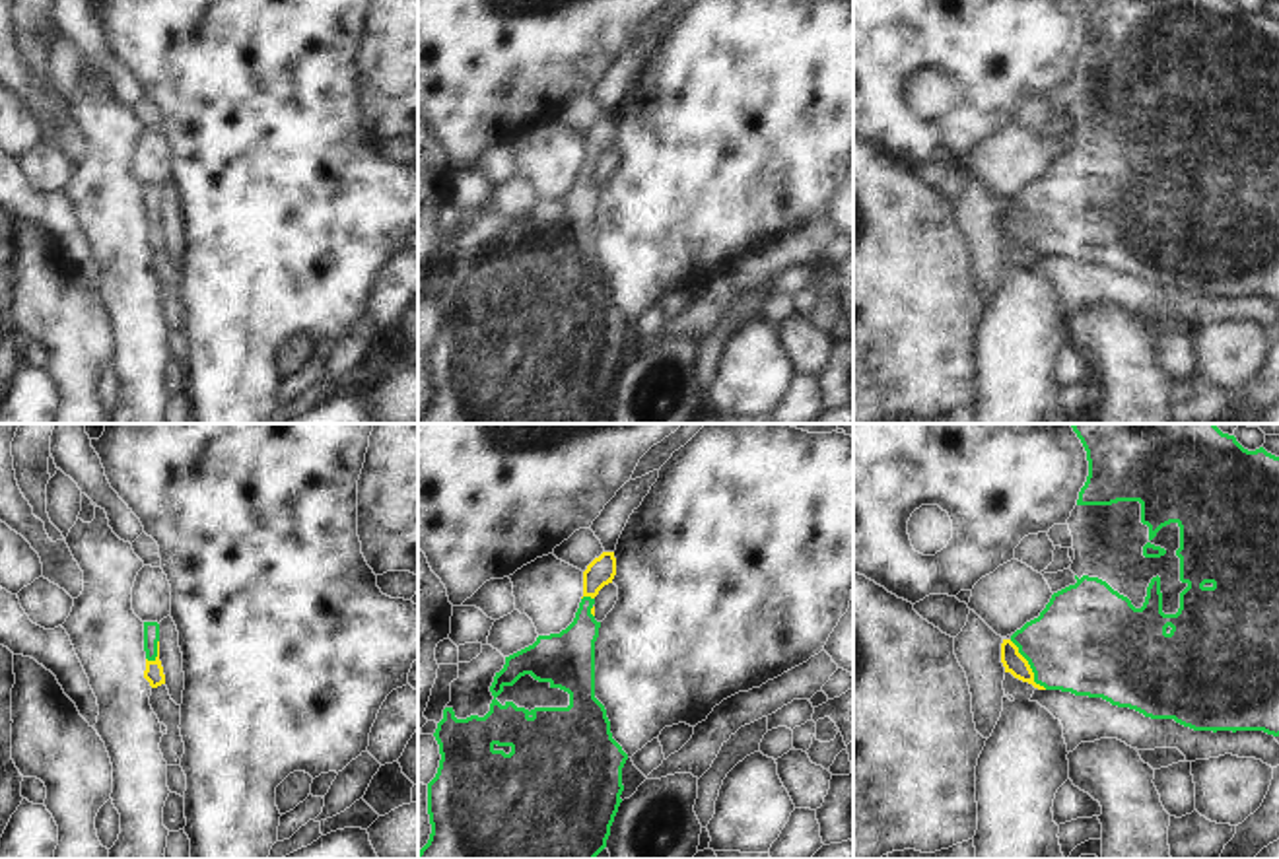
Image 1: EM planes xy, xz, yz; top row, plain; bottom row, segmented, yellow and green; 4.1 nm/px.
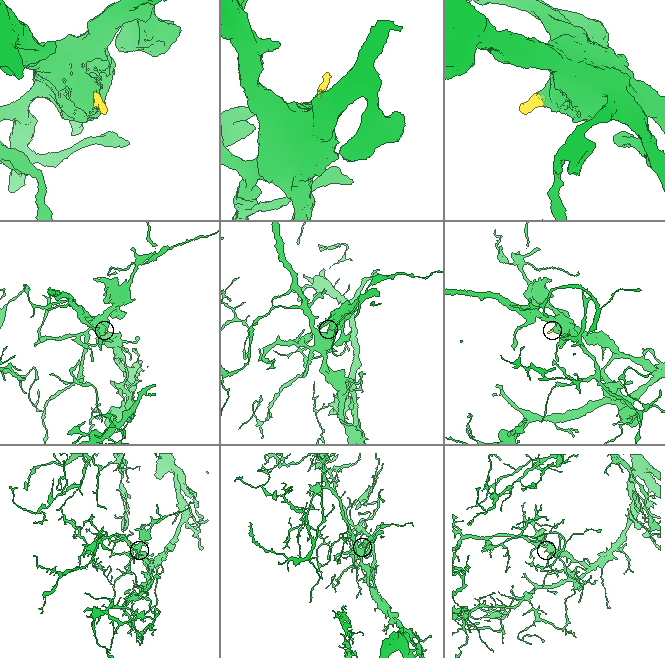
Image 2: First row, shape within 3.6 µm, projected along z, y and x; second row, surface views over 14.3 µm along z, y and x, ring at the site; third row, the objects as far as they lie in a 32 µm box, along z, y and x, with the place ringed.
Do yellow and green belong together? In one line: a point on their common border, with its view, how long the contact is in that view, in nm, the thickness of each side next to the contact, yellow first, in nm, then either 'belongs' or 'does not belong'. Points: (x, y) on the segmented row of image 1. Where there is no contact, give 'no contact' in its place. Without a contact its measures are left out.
yz (1029, 667) | 260 nm | 90/440 nm | belongs

